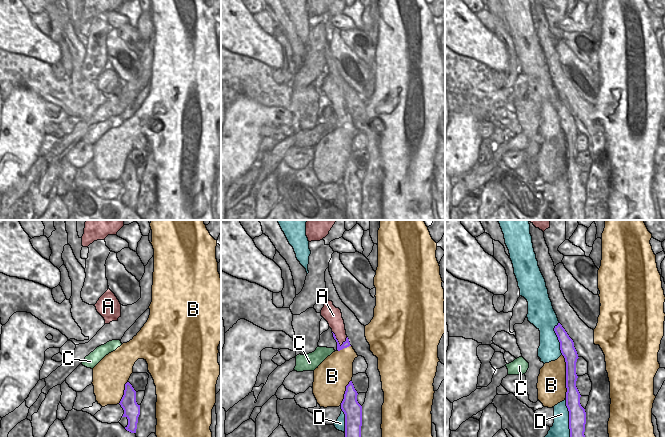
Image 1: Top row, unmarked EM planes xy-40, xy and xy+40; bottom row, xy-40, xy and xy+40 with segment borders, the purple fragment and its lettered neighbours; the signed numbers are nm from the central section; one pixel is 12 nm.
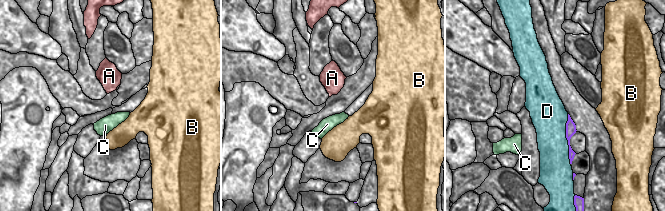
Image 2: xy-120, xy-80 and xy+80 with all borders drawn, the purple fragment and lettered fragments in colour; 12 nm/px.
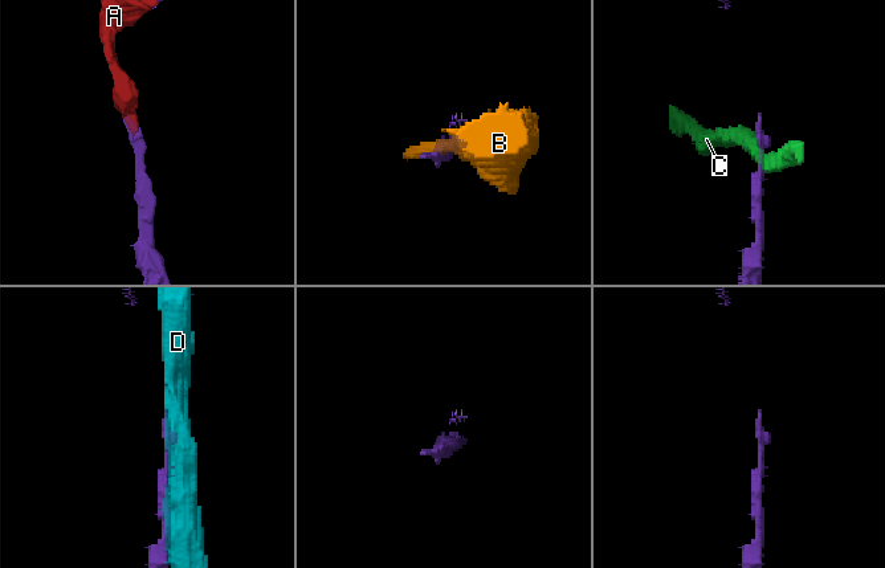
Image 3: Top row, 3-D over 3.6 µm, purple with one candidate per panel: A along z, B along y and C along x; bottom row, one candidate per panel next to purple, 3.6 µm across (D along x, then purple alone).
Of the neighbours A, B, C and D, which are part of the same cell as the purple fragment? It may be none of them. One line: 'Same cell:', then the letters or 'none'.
Same cell: A

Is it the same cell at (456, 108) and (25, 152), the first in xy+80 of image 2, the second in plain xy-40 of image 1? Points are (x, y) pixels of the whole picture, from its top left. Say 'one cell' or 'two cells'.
two cells

